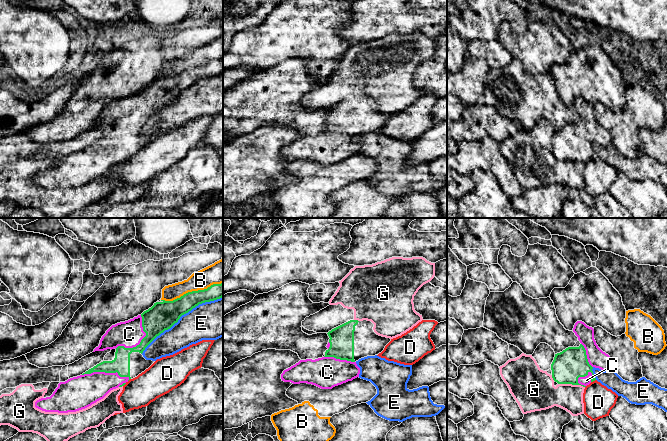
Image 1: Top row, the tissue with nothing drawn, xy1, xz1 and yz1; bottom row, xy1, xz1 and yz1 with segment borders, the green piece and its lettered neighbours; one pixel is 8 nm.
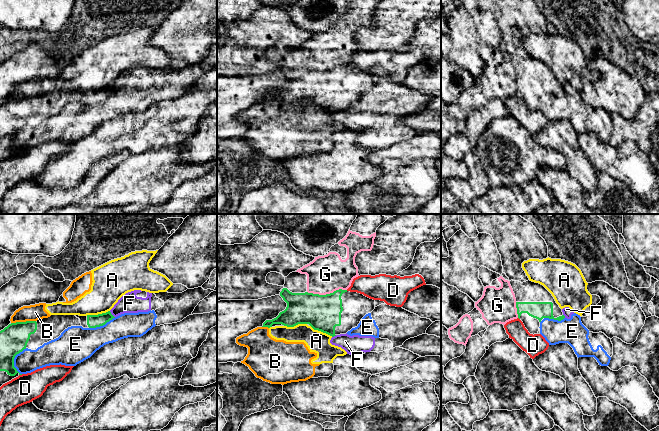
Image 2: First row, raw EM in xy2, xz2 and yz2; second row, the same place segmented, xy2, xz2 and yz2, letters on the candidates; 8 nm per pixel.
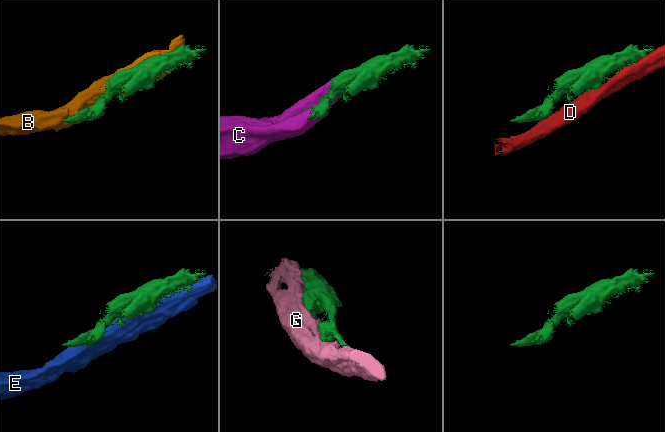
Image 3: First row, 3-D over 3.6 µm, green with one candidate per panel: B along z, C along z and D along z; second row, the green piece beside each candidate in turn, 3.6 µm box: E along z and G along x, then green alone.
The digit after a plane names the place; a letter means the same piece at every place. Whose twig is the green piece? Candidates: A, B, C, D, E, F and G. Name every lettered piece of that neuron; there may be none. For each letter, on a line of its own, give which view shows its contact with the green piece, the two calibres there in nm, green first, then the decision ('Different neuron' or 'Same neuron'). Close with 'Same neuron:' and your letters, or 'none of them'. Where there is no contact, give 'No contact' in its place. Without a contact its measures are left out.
A: Touches green in xy2. Thickness 110 nm (green) against 280 nm. Different neuron
B: Touches green in xy1. Thickness 190 nm (green) against 170 nm. Different neuron
C: Touches green in xy1. Thickness 220 nm (green) against 220 nm. Same neuron
D: Touches green in yz1. Thickness 260 nm (green) against 240 nm. Different neuron
E: Touches green in xy1. Thickness 220 nm (green) against 300 nm. Different neuron
F: Touches green in xy2. Thickness 110 nm (green) against 160 nm. Different neuron
G: Touches green in xz2. Thickness 280 nm (green) against 300 nm. Different neuron
Same neuron: C

